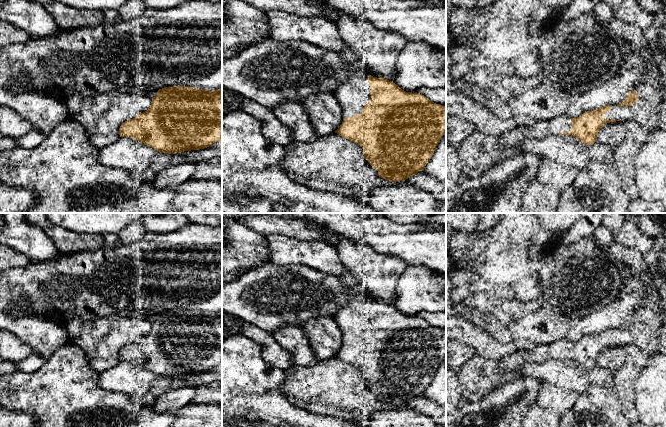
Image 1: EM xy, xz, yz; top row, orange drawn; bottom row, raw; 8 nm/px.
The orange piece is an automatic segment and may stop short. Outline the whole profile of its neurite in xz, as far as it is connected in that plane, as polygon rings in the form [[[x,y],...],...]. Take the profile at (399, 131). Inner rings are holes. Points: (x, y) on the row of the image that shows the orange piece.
[[[349,45],[340,55],[352,67],[352,74],[334,91],[344,117],[335,132],[358,143],[381,178],[400,182],[424,171],[446,133],[446,106],[436,104],[417,92],[406,92],[387,79],[370,76],[364,61]]]

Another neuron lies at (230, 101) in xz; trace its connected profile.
[[[222,87],[222,117],[226,111],[235,111],[241,104],[240,95]]]

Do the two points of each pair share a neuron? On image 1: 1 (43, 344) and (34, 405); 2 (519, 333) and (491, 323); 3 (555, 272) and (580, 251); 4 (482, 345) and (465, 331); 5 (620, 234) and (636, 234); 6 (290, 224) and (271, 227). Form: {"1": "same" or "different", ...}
{"1": "different", "2": "different", "3": "same", "4": "same", "5": "same", "6": "same"}

